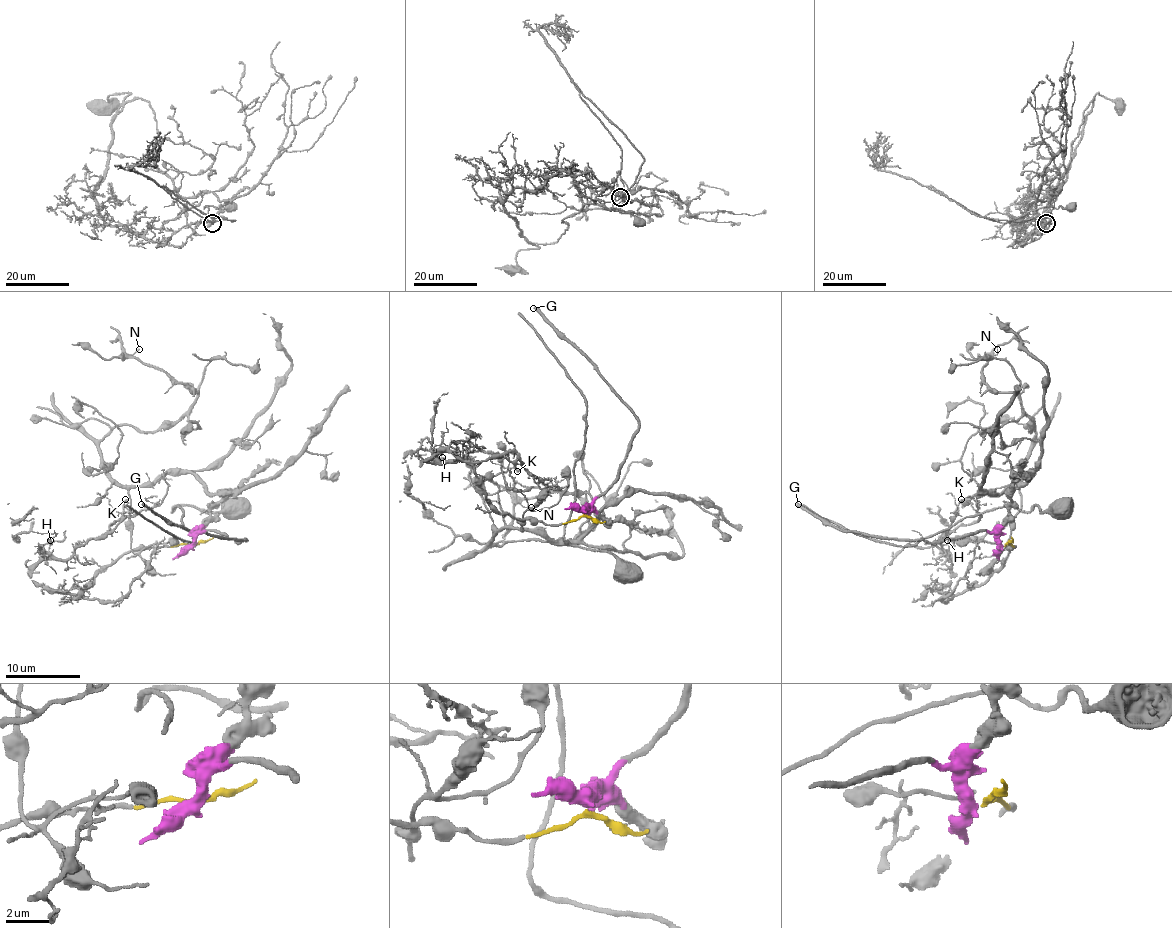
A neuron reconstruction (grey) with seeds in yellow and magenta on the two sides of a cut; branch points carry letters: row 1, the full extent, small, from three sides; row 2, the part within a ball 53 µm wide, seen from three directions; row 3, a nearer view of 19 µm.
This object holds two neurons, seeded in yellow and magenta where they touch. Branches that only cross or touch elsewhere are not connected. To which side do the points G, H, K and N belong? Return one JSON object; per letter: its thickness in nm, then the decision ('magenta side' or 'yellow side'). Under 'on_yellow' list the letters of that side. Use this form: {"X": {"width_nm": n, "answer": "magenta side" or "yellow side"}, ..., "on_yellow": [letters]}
{"G": {"width_nm": 320, "answer": "magenta side"}, "H": {"width_nm": 110, "answer": "yellow side"}, "K": {"width_nm": 110, "answer": "yellow side"}, "N": {"width_nm": 100, "answer": "yellow side"}, "on_yellow": ["H", "K", "N"]}

